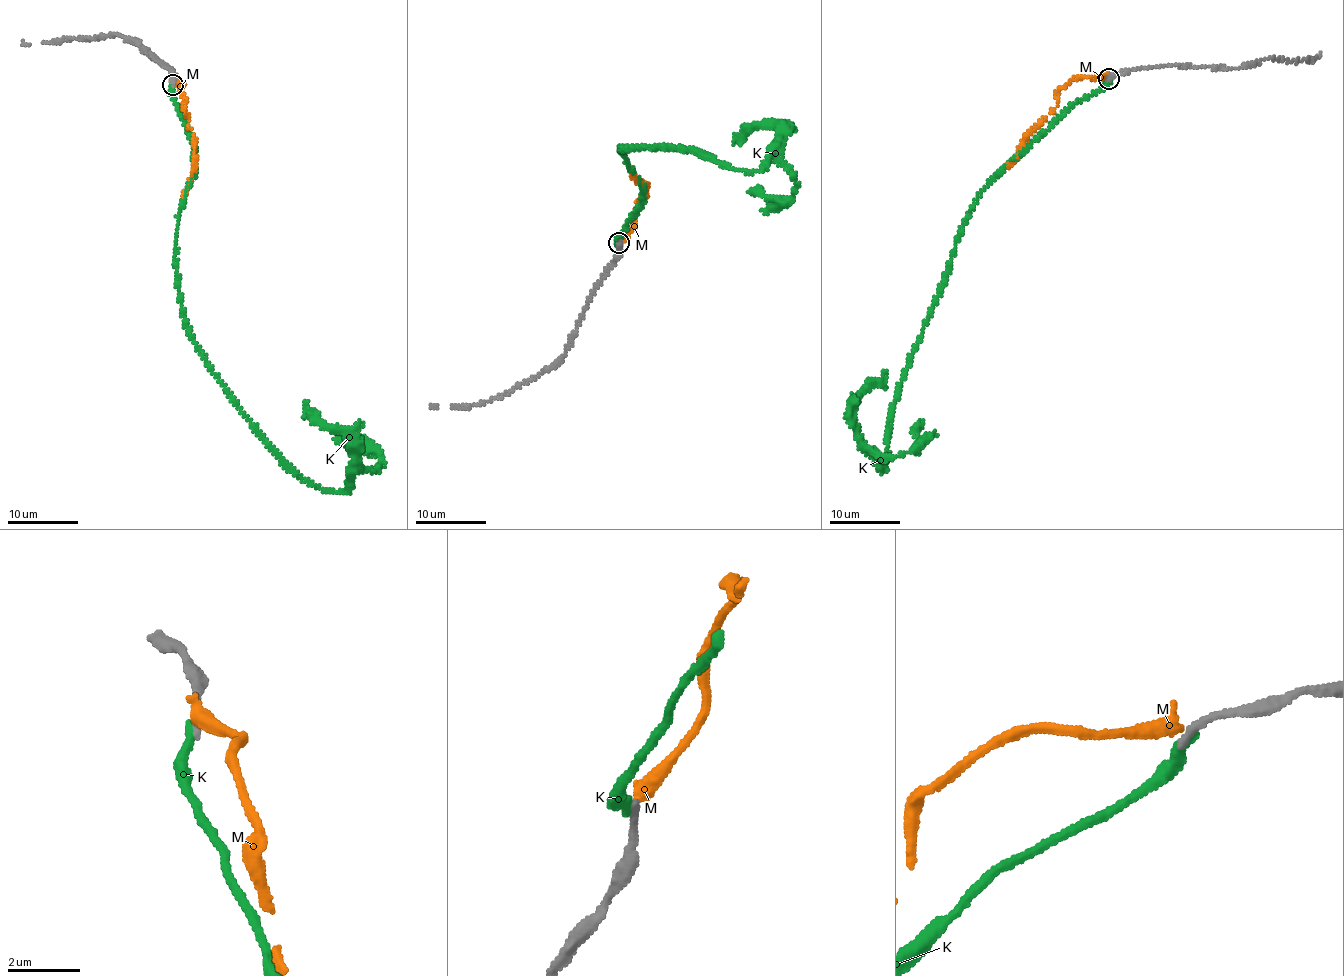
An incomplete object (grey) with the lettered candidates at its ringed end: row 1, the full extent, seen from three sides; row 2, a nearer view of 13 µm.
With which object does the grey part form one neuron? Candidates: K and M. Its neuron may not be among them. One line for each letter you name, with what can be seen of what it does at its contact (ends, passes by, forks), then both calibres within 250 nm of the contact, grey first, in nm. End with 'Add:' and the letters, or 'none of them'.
Add: none of them

